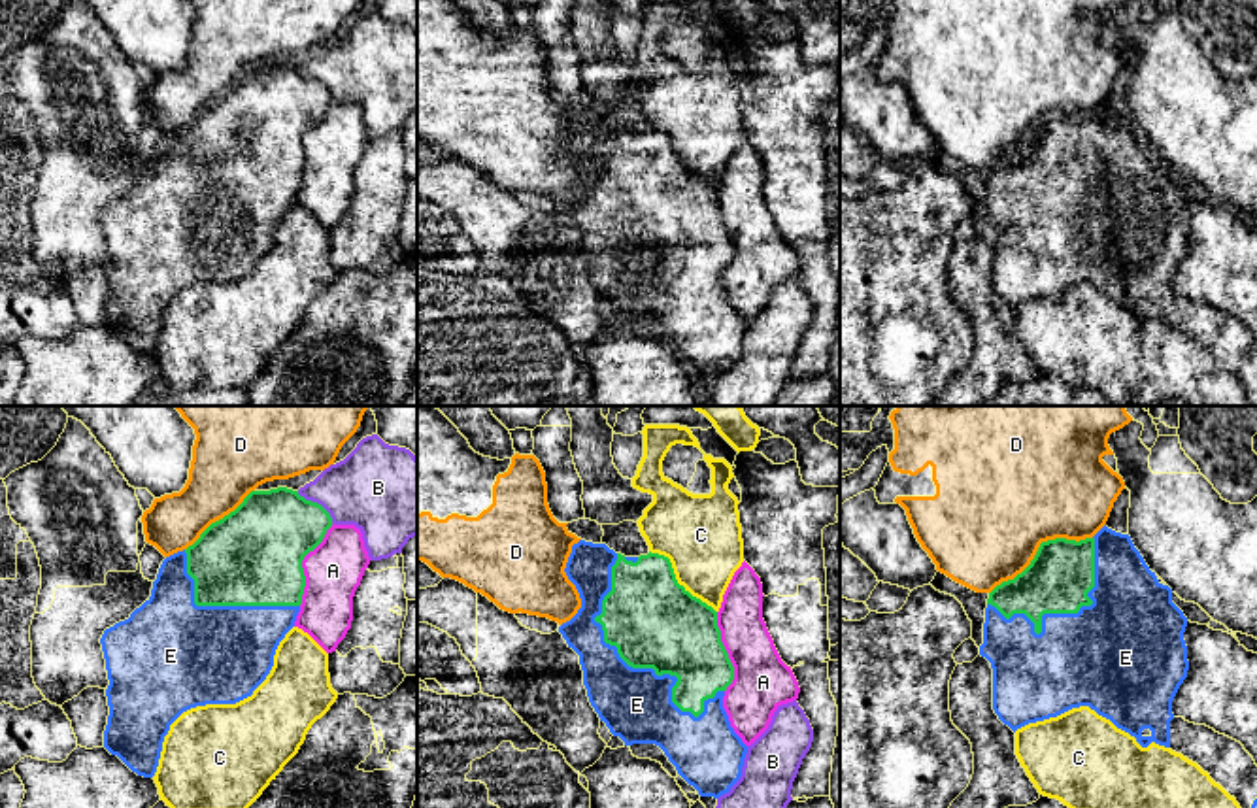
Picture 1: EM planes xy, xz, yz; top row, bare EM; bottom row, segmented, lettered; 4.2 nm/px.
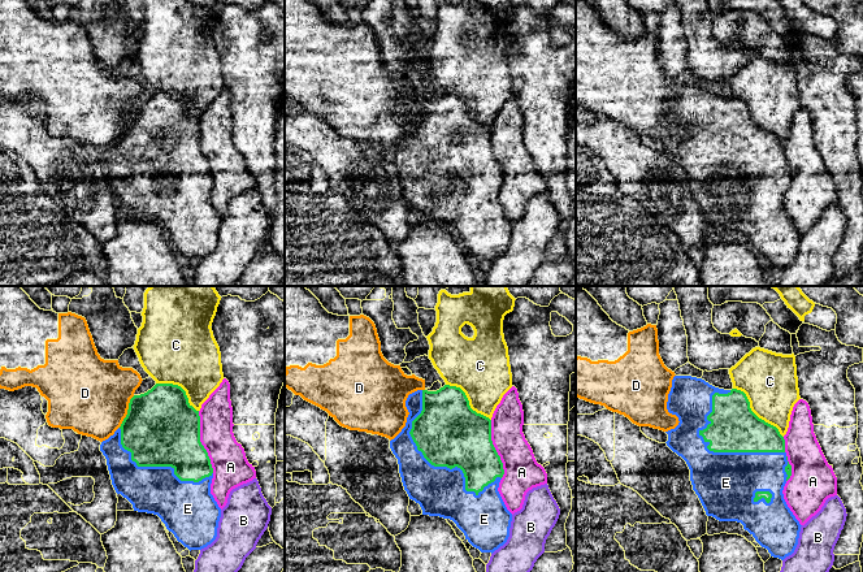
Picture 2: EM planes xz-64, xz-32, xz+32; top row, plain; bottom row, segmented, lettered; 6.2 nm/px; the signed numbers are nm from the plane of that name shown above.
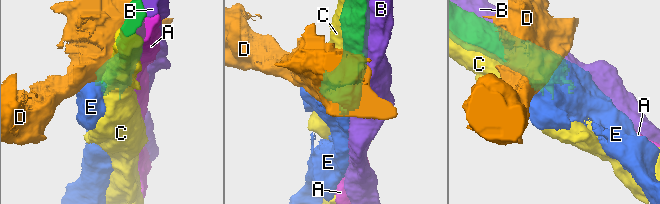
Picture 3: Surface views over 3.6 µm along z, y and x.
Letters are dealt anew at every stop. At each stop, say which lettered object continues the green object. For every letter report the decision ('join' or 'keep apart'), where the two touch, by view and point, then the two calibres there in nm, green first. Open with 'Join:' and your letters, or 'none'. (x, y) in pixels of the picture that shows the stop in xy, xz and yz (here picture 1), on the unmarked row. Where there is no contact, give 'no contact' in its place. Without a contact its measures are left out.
Join: E
A: keep apart | xy (301, 142) | 420/240 nm
B: keep apart | xy (316, 80) | 360/360 nm
C: keep apart | xz (676, 157) | 380/340 nm
D: keep apart | yz (1039, 125) | 280/500 nm
E: join | xz (620, 233) | 380/300 nm

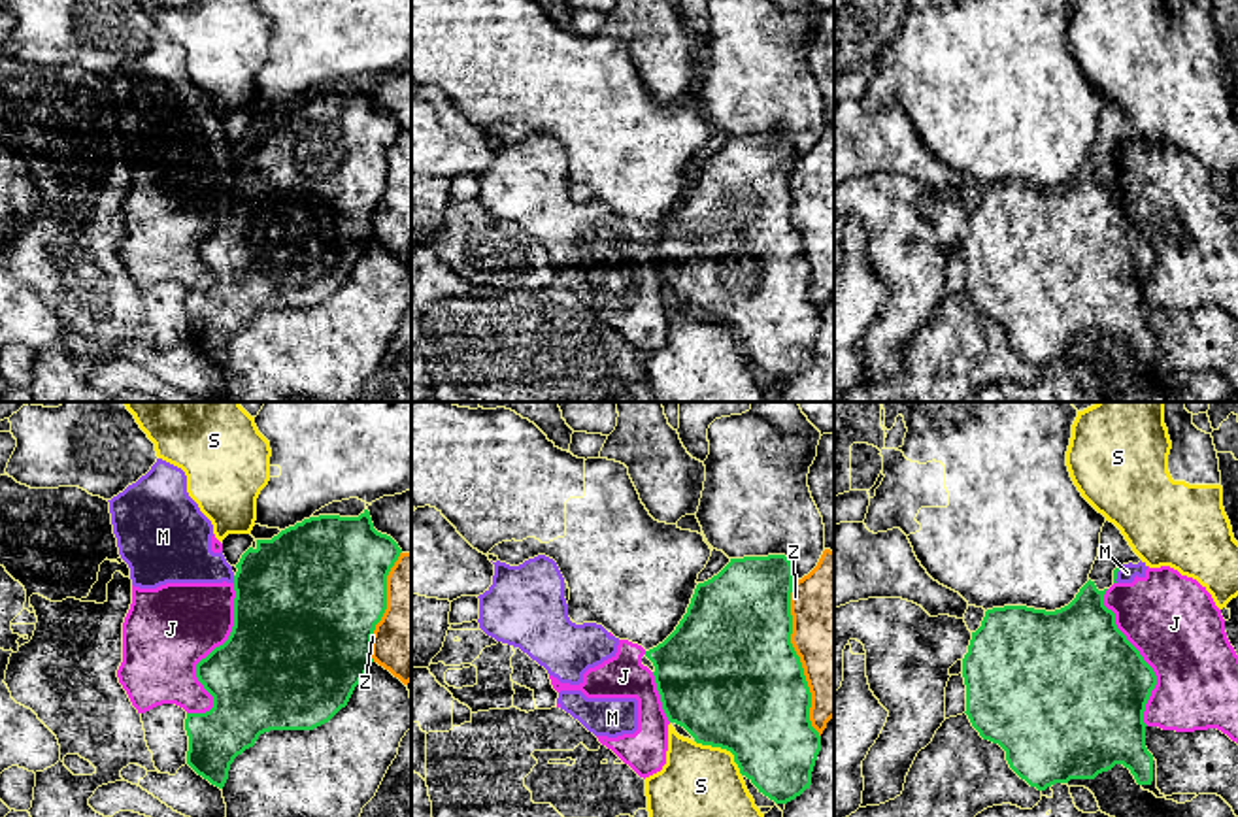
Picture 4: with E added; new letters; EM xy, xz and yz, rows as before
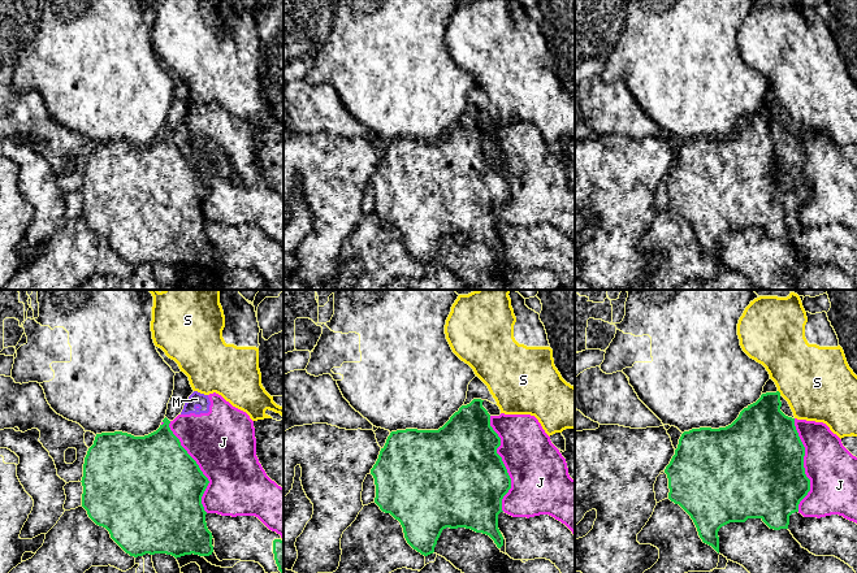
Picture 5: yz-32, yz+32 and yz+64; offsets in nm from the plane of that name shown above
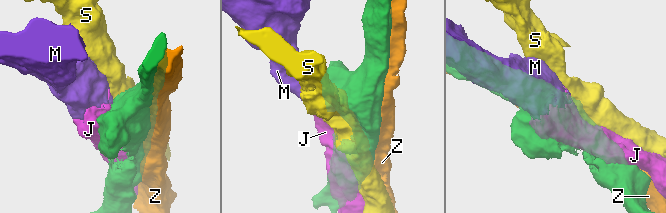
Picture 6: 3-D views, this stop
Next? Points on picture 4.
Join: none
J: keep apart | xy (208, 233) | 440/380 nm
M: keep apart | xy (234, 157) | 480/240 nm
S: keep apart | xz (723, 325) | 500/420 nm
Z: keep apart | xz (799, 238) | 500/360 nm

